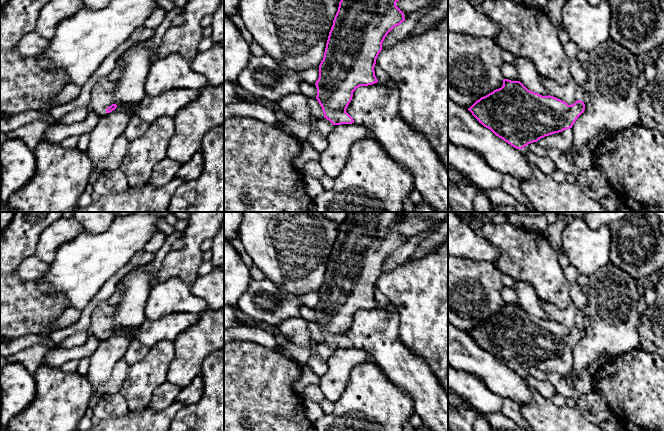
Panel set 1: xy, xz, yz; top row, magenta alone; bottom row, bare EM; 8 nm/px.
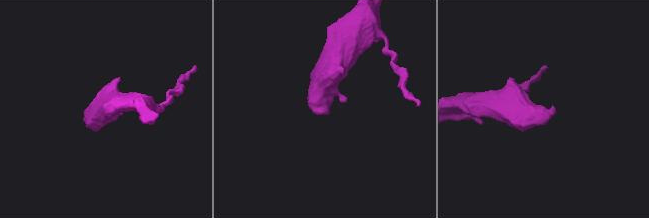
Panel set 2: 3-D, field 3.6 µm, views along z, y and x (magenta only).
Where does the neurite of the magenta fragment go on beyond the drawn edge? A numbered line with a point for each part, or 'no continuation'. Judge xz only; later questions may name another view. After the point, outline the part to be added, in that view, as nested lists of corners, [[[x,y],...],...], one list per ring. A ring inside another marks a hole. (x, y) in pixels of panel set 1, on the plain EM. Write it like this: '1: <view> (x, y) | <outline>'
1: xz (324, 350) | [[[322,342],[316,345],[316,351],[319,355],[319,357],[323,360],[326,361],[328,358],[334,353],[335,349],[333,349],[329,344],[326,342]]]

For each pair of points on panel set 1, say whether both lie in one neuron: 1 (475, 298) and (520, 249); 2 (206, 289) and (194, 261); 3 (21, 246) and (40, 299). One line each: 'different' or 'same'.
1: different
2: different
3: same

